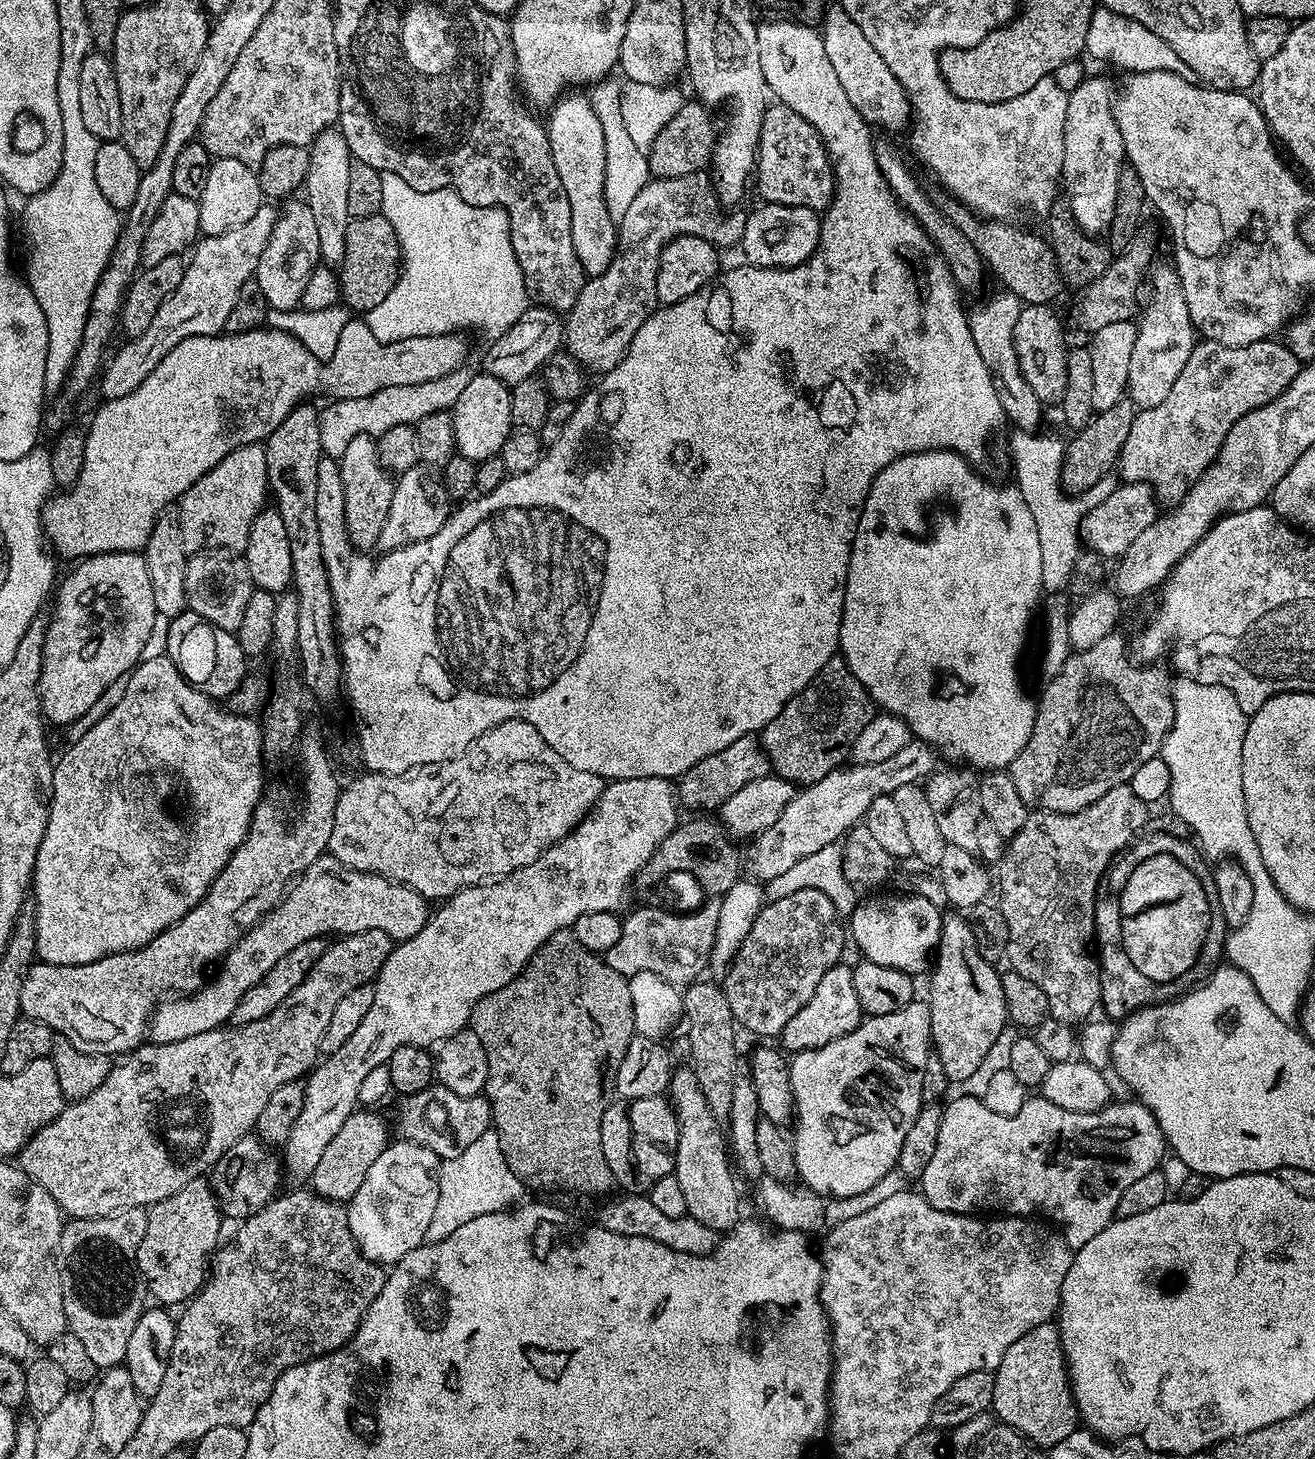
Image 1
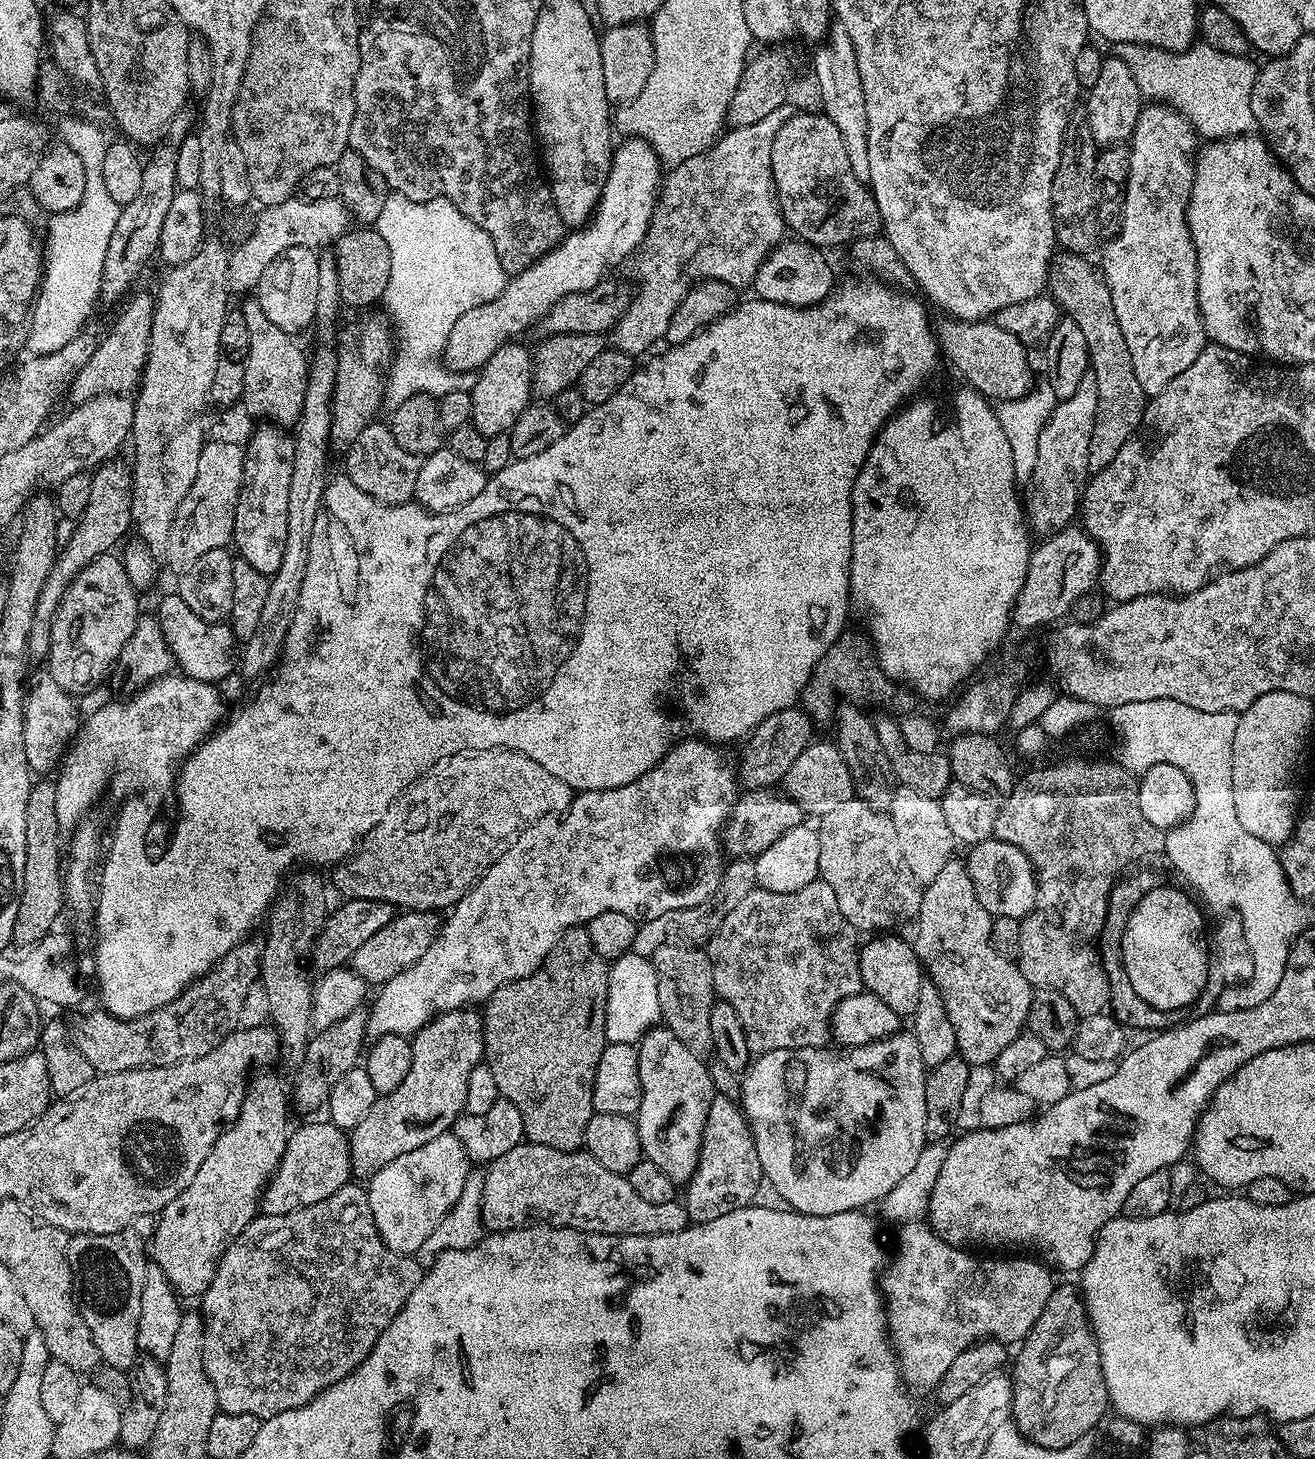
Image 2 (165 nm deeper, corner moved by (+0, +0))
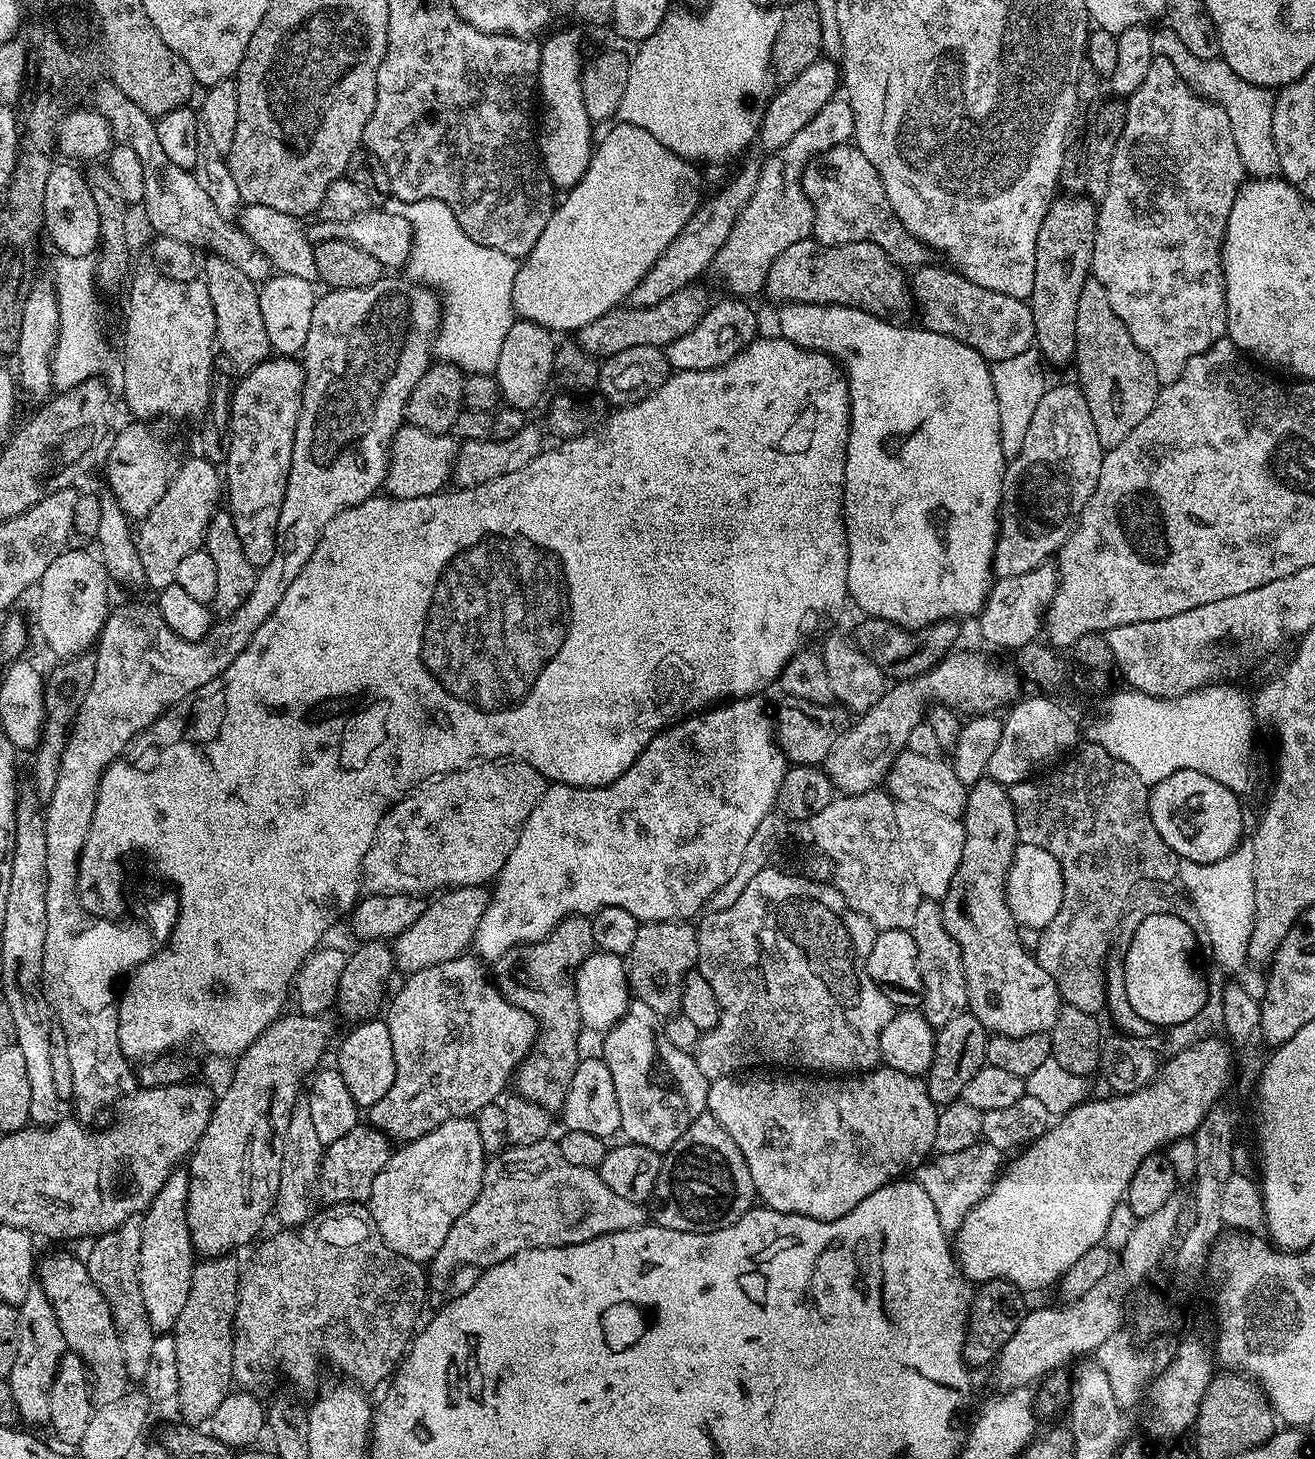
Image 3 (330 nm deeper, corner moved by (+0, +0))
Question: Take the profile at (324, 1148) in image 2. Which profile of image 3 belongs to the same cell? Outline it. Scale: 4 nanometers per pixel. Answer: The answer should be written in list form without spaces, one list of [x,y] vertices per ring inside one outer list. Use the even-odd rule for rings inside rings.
[[[359,1122],[344,1137],[324,1149],[324,1163],[320,1165],[319,1195],[324,1195],[324,1204],[347,1204],[368,1202],[372,1198],[374,1178],[386,1166],[392,1156],[393,1145],[387,1136],[367,1123]]]

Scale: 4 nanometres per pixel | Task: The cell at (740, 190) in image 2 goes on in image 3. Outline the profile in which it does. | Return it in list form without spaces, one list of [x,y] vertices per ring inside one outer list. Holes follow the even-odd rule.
[[[833,98],[806,122],[792,138],[786,142],[768,161],[763,161],[760,169],[760,181],[756,183],[754,194],[746,206],[738,214],[734,226],[730,230],[730,238],[722,250],[718,250],[714,261],[714,272],[729,288],[729,293],[740,298],[752,298],[757,291],[763,289],[766,278],[770,274],[770,266],[774,266],[774,258],[794,246],[794,242],[802,242],[812,236],[814,210],[806,198],[800,185],[800,176],[808,167],[814,154],[823,154],[840,144],[847,144],[853,139],[854,114],[850,110],[847,99]]]

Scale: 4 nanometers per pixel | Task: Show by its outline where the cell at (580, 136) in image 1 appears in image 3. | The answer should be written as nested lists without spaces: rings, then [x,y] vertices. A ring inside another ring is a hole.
[[[556,32],[547,41],[546,39],[540,45],[540,78],[538,81],[538,100],[544,103],[544,113],[539,113],[538,116],[538,151],[540,153],[540,159],[544,165],[544,172],[548,175],[548,181],[552,183],[553,189],[567,190],[573,188],[578,181],[582,178],[582,174],[586,174],[586,170],[590,166],[592,161],[592,154],[594,151],[594,136],[592,140],[592,128],[594,128],[594,122],[590,118],[590,114],[586,114],[586,102],[582,102],[582,78],[580,73],[584,71],[586,63],[586,56],[580,53],[580,36],[576,32]]]

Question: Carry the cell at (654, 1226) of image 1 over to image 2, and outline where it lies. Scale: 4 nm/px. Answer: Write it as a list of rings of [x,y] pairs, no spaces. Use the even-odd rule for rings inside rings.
[[[525,1142],[514,1146],[514,1150],[506,1150],[506,1154],[502,1154],[502,1158],[491,1161],[487,1165],[488,1172],[483,1173],[484,1189],[482,1190],[482,1206],[480,1207],[480,1221],[484,1223],[488,1232],[505,1232],[511,1228],[523,1228],[529,1222],[540,1221],[553,1225],[557,1228],[573,1228],[579,1232],[597,1232],[598,1234],[606,1234],[607,1236],[653,1236],[654,1234],[674,1234],[678,1230],[689,1227],[688,1210],[684,1207],[679,1199],[670,1202],[646,1202],[634,1190],[634,1186],[630,1186],[627,1175],[615,1172],[614,1170],[606,1170],[606,1166],[602,1166],[602,1162],[598,1162],[598,1158],[594,1158],[587,1150],[577,1150],[575,1152],[563,1152],[562,1150],[554,1150],[550,1146],[542,1146],[541,1144],[533,1144]]]

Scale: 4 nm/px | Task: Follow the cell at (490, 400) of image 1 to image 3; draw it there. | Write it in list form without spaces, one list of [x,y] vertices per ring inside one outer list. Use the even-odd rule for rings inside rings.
[[[513,319],[510,331],[502,341],[502,350],[498,353],[498,366],[494,373],[503,403],[507,407],[531,410],[540,399],[545,399],[544,391],[553,383],[552,367],[557,345],[557,337],[547,328],[529,320]]]

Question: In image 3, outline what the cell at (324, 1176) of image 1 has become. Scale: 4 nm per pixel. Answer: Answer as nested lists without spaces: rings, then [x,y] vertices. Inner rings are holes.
[[[472,954],[450,962],[438,962],[438,966],[426,966],[426,970],[411,973],[405,979],[408,981],[397,990],[396,997],[393,1000],[391,997],[386,1019],[390,1040],[394,1042],[396,1077],[394,1086],[390,1086],[384,1097],[366,1112],[371,1127],[383,1132],[389,1141],[417,1140],[447,1120],[475,1117],[482,1106],[501,1099],[504,1087],[507,1084],[509,1087],[514,1073],[528,1057],[528,1051],[536,1041],[536,1019],[511,1004],[500,993],[489,969],[487,972],[483,967],[487,968]]]

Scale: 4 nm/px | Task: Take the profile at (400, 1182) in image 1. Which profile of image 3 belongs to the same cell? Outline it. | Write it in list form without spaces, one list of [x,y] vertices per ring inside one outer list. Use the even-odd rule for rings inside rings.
[[[475,1119],[447,1120],[417,1140],[397,1147],[386,1166],[374,1178],[370,1211],[386,1246],[417,1262],[431,1262],[450,1226],[478,1198],[486,1153],[478,1138]]]

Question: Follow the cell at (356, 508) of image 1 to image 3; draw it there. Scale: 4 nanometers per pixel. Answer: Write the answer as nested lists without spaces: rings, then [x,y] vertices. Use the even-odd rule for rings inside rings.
[[[405,423],[392,435],[388,453],[388,474],[384,478],[387,495],[398,499],[422,498],[435,492],[445,491],[452,480],[452,467],[456,464],[458,440],[452,434],[434,434],[418,426]]]

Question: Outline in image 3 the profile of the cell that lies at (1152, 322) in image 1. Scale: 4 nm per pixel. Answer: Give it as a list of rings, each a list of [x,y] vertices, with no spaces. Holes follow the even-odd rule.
[[[1156,56],[1150,70],[1146,70],[1146,78],[1142,78],[1142,86],[1134,90],[1132,96],[1127,97],[1126,122],[1118,142],[1114,146],[1112,159],[1107,161],[1108,185],[1105,186],[1104,201],[1099,201],[1096,214],[1096,237],[1094,238],[1094,254],[1090,265],[1091,275],[1110,294],[1110,306],[1114,306],[1114,314],[1122,318],[1126,330],[1130,330],[1130,338],[1154,362],[1156,377],[1161,385],[1174,382],[1186,370],[1186,362],[1194,358],[1194,354],[1202,354],[1214,342],[1225,339],[1228,330],[1226,318],[1226,298],[1224,297],[1224,267],[1222,266],[1222,250],[1224,249],[1224,235],[1226,222],[1230,218],[1230,210],[1234,206],[1234,198],[1239,192],[1241,184],[1245,183],[1246,173],[1244,163],[1238,154],[1238,146],[1234,146],[1234,134],[1230,130],[1230,118],[1226,118],[1226,110],[1218,106],[1214,100],[1202,97],[1174,70],[1174,62]]]

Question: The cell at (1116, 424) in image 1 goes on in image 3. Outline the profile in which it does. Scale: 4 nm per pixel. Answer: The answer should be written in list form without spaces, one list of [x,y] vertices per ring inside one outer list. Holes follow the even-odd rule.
[[[1094,278],[1084,283],[1078,298],[1075,368],[1080,393],[1086,398],[1086,406],[1090,406],[1098,442],[1105,450],[1118,446],[1118,442],[1124,441],[1130,430],[1154,410],[1162,387],[1154,362],[1138,350],[1134,338],[1130,338],[1130,330],[1126,330],[1122,318],[1114,314],[1106,286]]]

